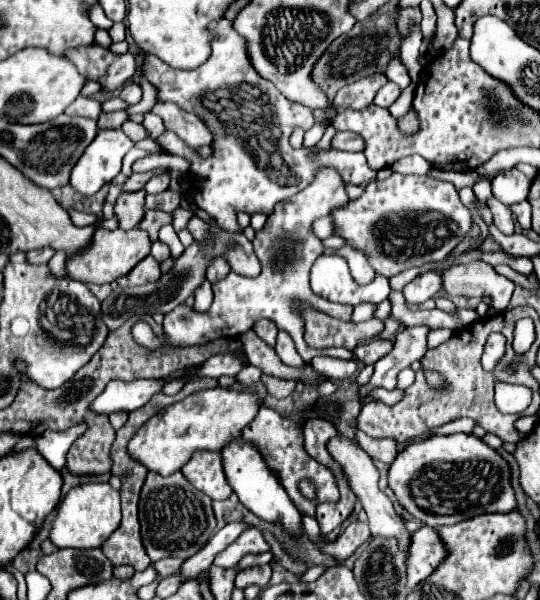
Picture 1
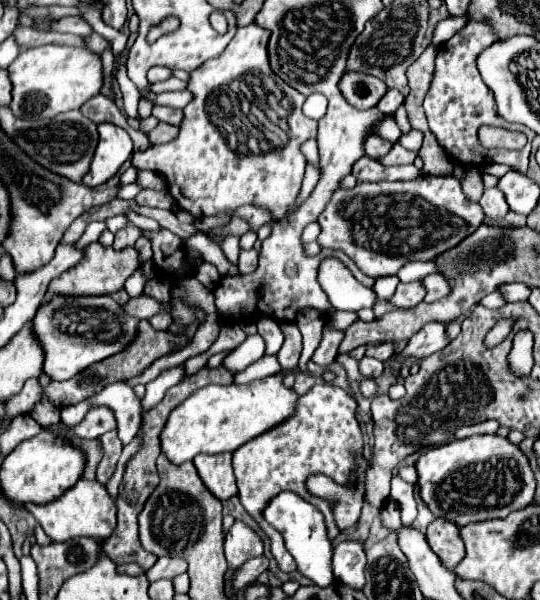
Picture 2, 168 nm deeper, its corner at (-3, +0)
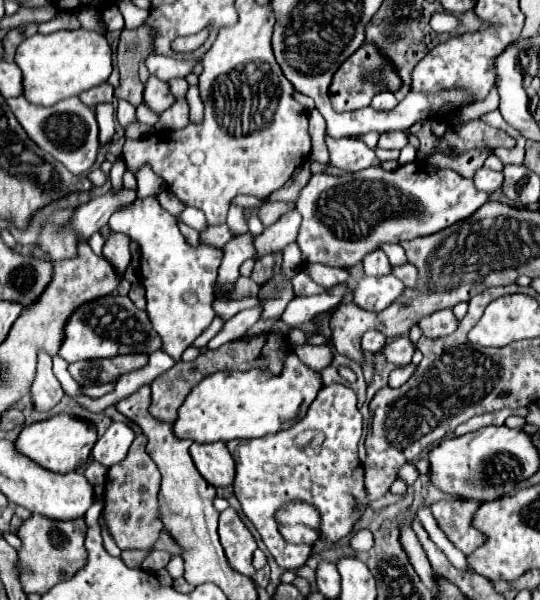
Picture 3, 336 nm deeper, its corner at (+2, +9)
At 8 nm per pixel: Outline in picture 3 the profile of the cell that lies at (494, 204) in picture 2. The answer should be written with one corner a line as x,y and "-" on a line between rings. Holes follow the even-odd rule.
481,167
475,171
473,181
475,181
475,187
479,187
479,191
495,191
503,183
503,173

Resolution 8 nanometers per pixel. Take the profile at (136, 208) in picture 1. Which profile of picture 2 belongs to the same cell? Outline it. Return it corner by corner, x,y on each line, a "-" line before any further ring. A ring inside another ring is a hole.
128,222
122,230
118,230
118,232
114,234
114,248
116,248
116,250
126,248
126,246
134,244
140,236
142,236
142,230
140,230
136,224

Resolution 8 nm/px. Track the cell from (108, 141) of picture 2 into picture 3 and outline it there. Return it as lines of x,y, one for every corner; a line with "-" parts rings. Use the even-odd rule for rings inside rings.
99,103
95,107
95,113
97,113
97,123
99,123
101,145
107,145
113,137
113,129
115,129
115,107
111,103

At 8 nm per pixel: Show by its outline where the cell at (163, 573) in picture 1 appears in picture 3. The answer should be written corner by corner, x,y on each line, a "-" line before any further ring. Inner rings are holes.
151,551
143,561
143,569
155,573
155,571
163,569
169,563
169,559
171,559
171,555
167,551

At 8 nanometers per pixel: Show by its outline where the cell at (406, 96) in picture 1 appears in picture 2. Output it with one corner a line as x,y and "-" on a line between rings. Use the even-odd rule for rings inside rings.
388,114
388,118
384,118
384,122
382,122
380,128
376,130
376,134
382,136
382,138
386,138
386,140
398,140
400,128
398,128
398,124
396,124
396,120
394,120
394,114

